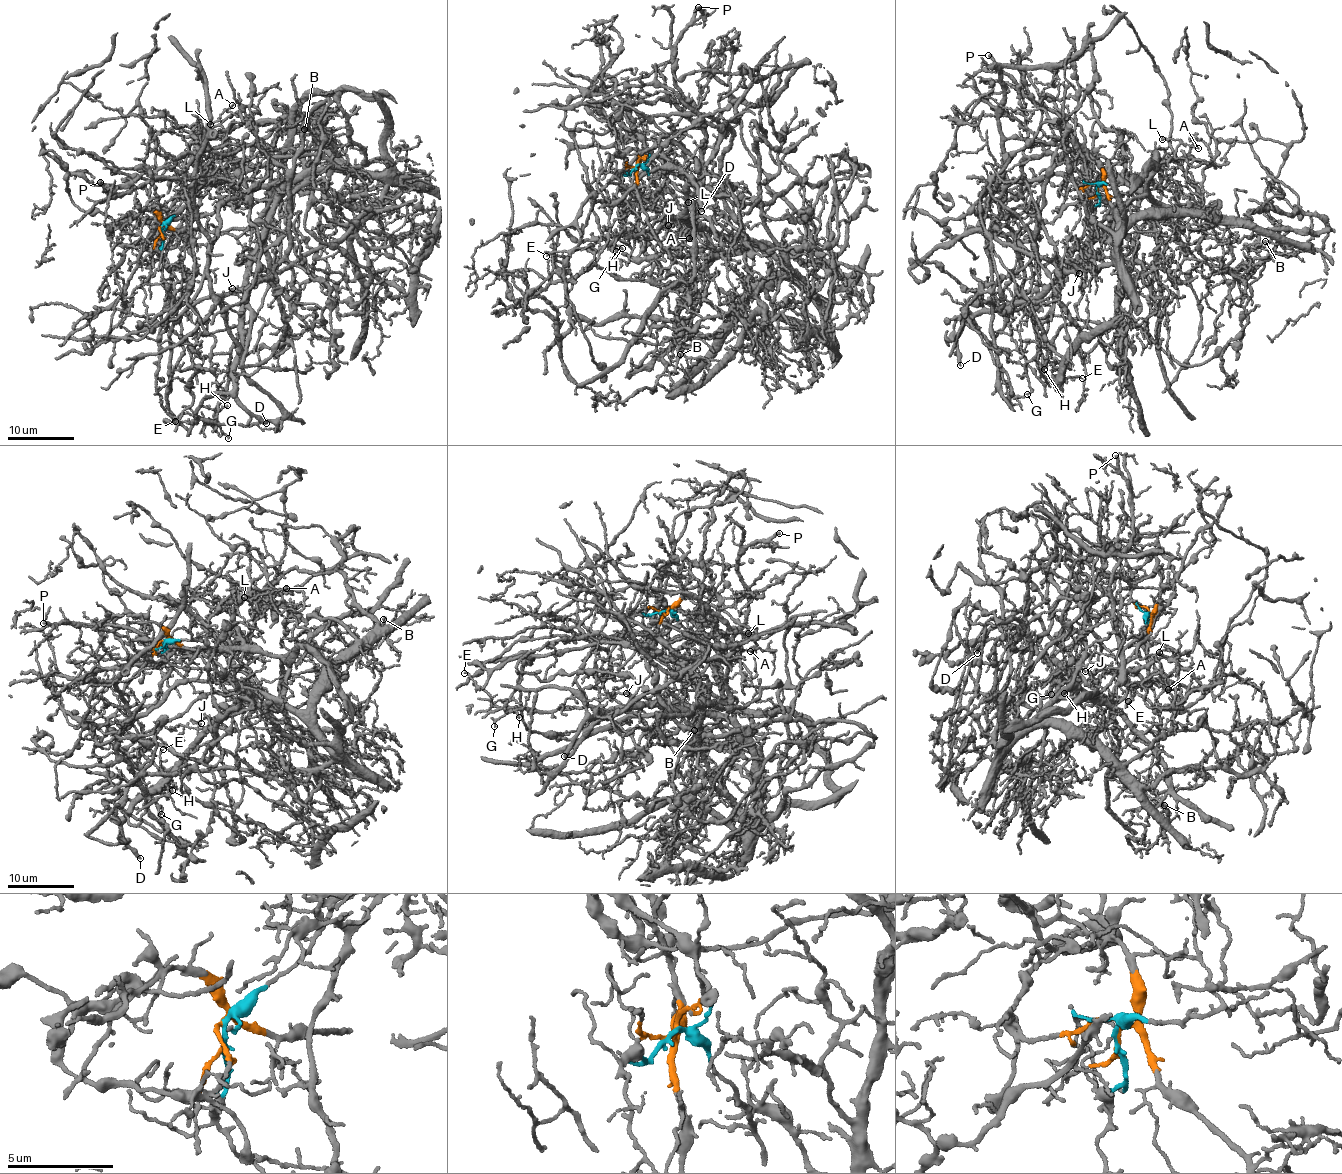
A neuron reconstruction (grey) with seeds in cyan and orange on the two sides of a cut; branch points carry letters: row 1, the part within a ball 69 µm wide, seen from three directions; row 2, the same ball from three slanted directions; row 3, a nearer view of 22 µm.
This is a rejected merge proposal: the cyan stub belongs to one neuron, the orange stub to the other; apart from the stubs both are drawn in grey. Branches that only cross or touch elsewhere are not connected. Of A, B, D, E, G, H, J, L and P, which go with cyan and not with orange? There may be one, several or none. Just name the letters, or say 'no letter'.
A, B, L, P

